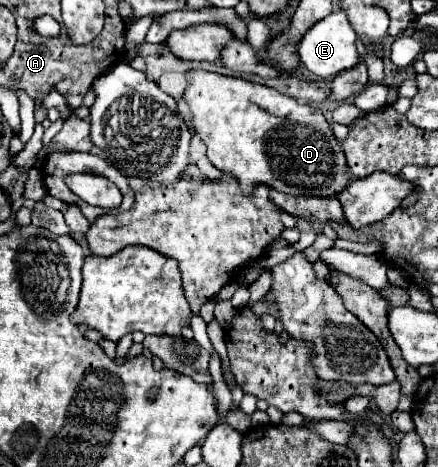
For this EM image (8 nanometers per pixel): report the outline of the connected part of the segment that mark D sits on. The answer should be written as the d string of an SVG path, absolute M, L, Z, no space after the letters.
M203 69L187 71L187 89L183 101L191 111L191 125L195 133L207 145L209 161L221 169L229 171L241 183L245 195L251 193L253 185L263 183L275 187L287 195L337 195L349 183L345 155L339 141L333 137L333 131L323 117L323 113L311 105L301 105L295 99L281 95L277 89L259 85L241 77L219 75Z

